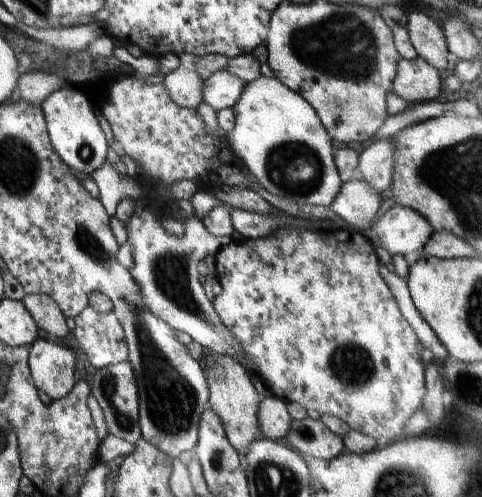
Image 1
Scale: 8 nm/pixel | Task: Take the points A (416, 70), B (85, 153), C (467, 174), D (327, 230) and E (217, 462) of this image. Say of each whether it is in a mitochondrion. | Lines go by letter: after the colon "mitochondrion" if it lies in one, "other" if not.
A: other
B: mitochondrion
C: mitochondrion
D: other
E: mitochondrion

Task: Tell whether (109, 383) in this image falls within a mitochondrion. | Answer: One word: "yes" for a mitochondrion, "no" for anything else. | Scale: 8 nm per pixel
yes

